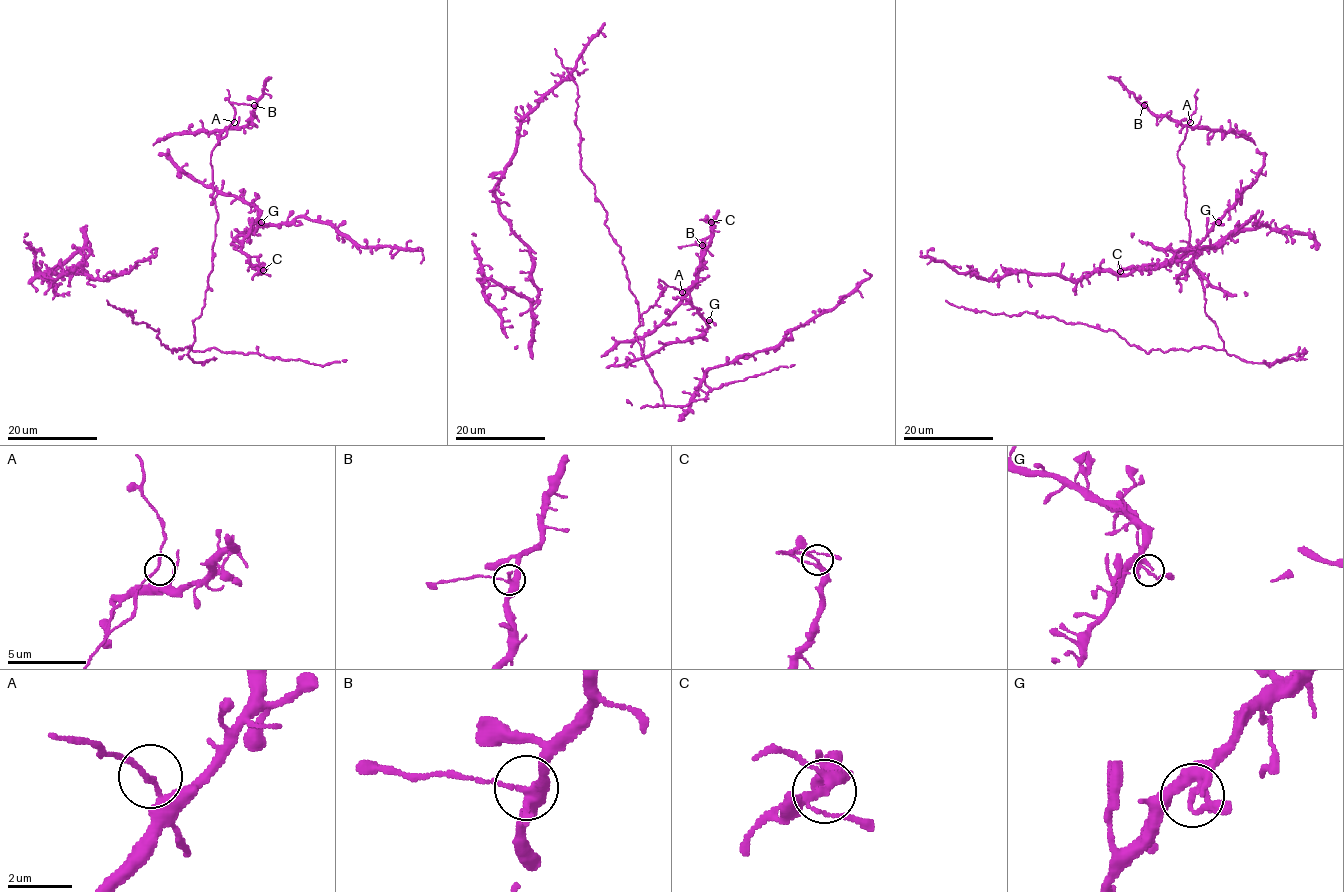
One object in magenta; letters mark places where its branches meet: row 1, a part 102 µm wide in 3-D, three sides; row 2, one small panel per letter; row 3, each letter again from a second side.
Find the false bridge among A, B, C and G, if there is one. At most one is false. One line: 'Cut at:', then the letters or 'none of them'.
Cut at: none of them

